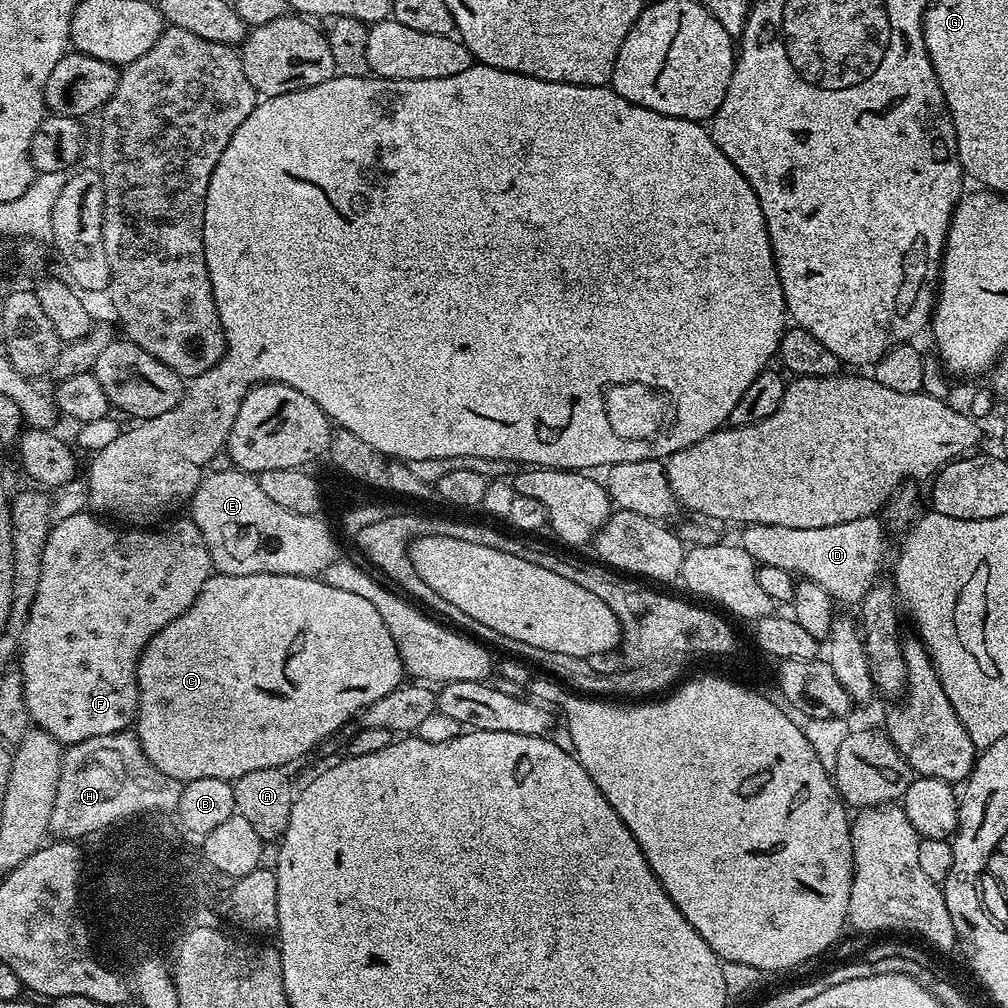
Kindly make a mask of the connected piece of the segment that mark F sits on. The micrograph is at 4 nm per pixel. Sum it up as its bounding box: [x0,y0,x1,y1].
[18,511,214,746]

